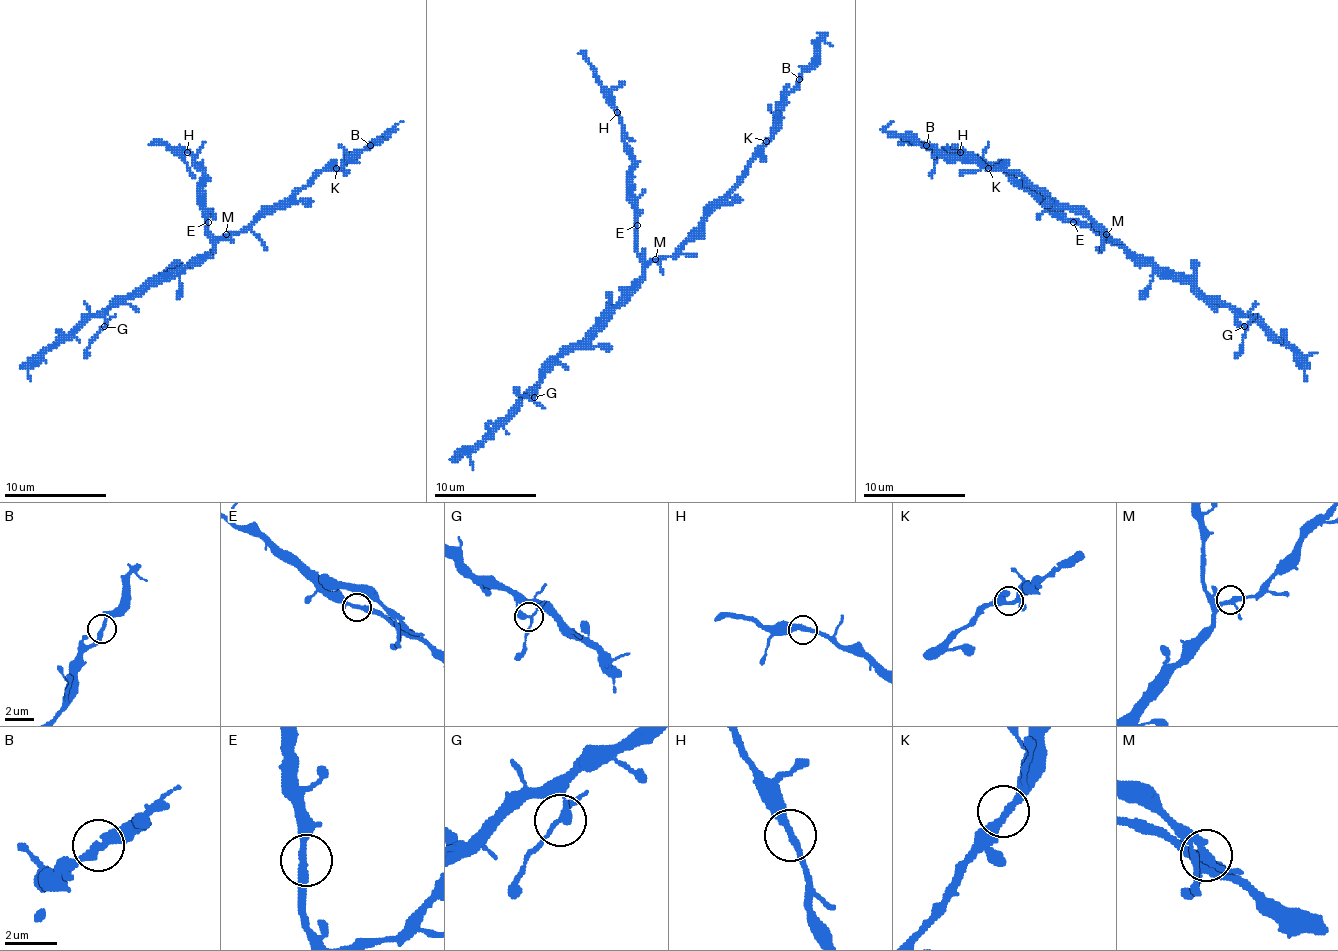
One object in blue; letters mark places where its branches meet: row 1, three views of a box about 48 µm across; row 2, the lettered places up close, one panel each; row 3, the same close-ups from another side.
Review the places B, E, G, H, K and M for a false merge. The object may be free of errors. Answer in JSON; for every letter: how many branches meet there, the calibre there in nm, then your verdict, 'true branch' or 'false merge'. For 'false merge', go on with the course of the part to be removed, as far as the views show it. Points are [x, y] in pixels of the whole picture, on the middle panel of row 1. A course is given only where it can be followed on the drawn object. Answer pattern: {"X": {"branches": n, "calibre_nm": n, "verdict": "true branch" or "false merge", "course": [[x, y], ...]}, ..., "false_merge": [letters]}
{"B": {"branches": 2, "calibre_nm": 280, "verdict": "true branch"}, "E": {"branches": 2, "calibre_nm": 320, "verdict": "true branch"}, "G": {"branches": 3, "calibre_nm": 240, "verdict": "false merge", "course": [[534, 398], [519, 395], [514, 387]]}, "H": {"branches": 2, "calibre_nm": 320, "verdict": "true branch"}, "K": {"branches": 3, "calibre_nm": 240, "verdict": "true branch"}, "M": {"branches": 3, "calibre_nm": 280, "verdict": "true branch"}, "false_merge": ["G"]}

